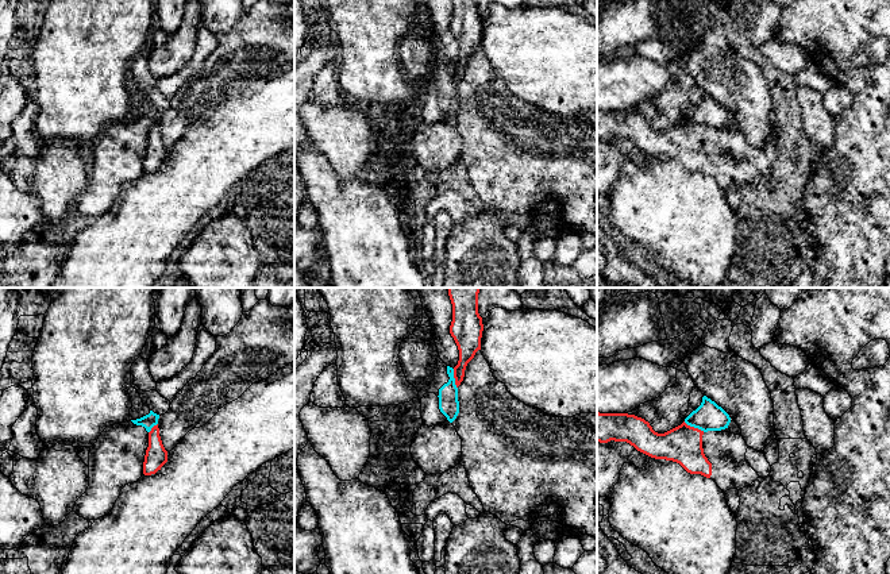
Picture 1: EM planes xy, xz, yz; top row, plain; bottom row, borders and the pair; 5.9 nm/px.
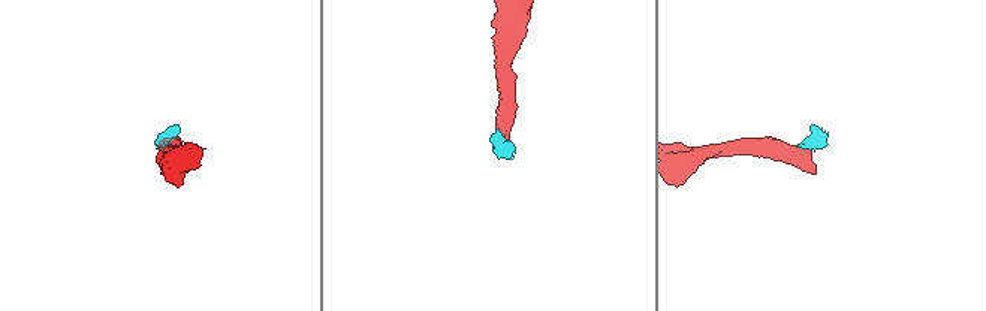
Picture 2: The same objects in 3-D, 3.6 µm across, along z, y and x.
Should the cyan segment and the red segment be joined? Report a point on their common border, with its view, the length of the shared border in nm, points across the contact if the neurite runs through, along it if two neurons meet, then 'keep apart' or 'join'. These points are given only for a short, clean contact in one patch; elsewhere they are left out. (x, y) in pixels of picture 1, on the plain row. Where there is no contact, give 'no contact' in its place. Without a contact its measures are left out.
meets cyan in yz at (694, 124); contact 140 nm long; border along yz (684, 119), (704, 128); keep apart

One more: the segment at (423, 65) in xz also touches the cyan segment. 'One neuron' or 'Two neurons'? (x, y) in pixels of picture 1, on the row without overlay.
One neuron

